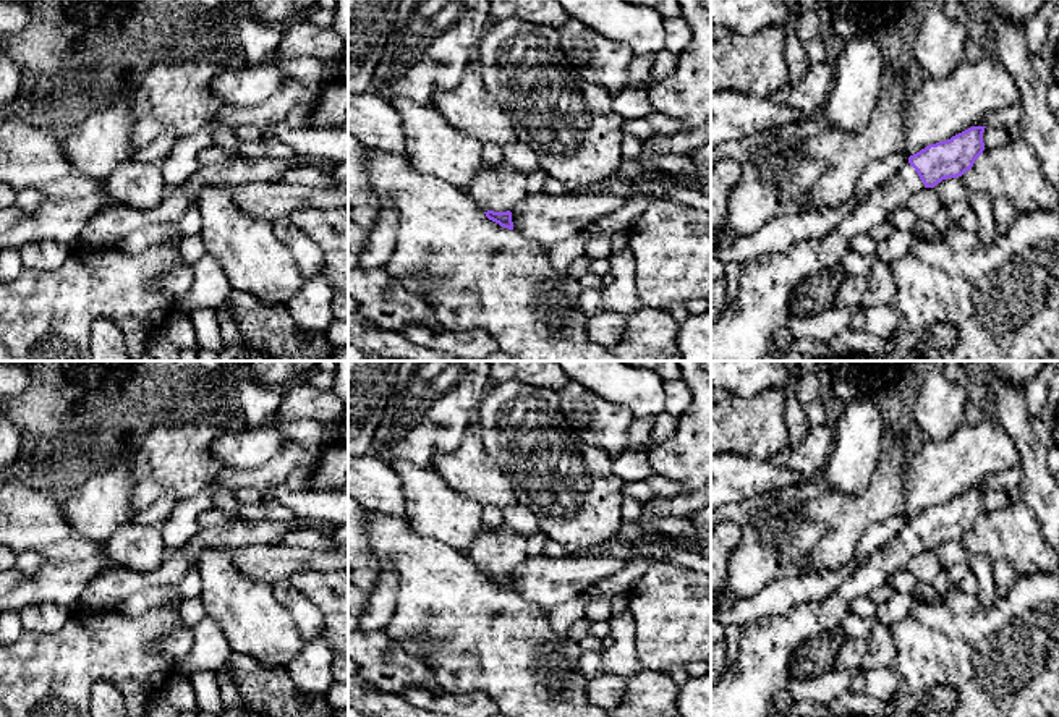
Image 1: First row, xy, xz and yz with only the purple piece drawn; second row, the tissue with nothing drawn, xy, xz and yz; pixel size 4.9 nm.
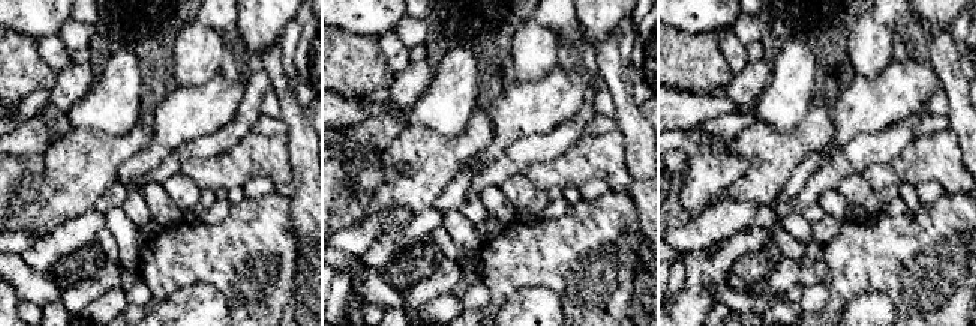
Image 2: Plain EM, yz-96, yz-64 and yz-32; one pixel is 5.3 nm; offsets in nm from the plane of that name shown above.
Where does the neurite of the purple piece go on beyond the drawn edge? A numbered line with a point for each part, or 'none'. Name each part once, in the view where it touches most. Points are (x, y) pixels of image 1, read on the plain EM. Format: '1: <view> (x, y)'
1: xz (502, 551)

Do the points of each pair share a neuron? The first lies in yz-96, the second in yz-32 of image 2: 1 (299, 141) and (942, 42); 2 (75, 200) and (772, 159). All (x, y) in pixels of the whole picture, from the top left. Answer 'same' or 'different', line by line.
1: same
2: same

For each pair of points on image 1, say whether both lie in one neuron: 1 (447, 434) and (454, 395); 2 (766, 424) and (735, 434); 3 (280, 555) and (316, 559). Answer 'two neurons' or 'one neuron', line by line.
1: one neuron
2: one neuron
3: one neuron

